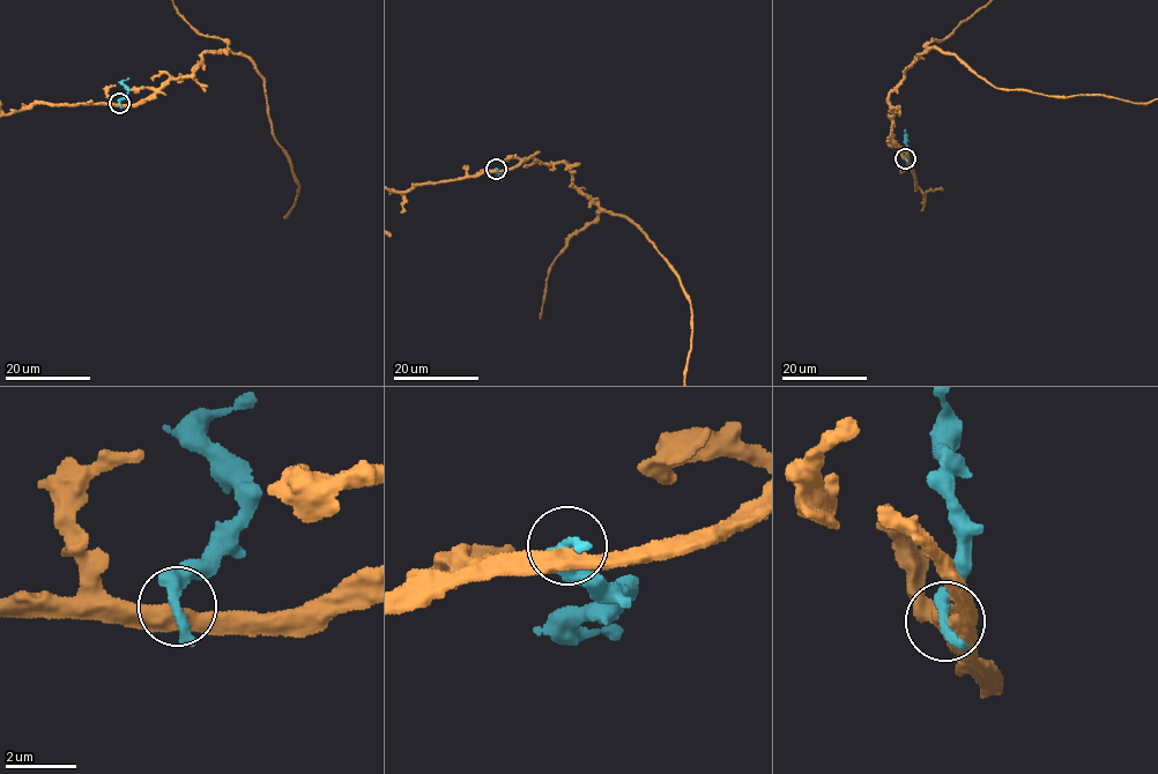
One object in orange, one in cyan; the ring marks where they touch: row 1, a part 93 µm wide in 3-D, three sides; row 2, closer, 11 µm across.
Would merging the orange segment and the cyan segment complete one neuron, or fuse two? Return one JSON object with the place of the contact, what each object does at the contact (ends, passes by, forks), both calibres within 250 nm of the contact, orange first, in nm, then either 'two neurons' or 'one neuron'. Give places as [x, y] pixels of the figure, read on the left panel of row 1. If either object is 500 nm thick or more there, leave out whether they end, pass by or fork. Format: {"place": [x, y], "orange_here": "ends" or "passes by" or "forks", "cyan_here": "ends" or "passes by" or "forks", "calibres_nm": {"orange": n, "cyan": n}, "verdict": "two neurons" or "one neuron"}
{"place": [119, 103], "orange_here": "passes by", "cyan_here": "ends", "calibres_nm": {"orange": 440, "cyan": 440}, "verdict": "two neurons"}

